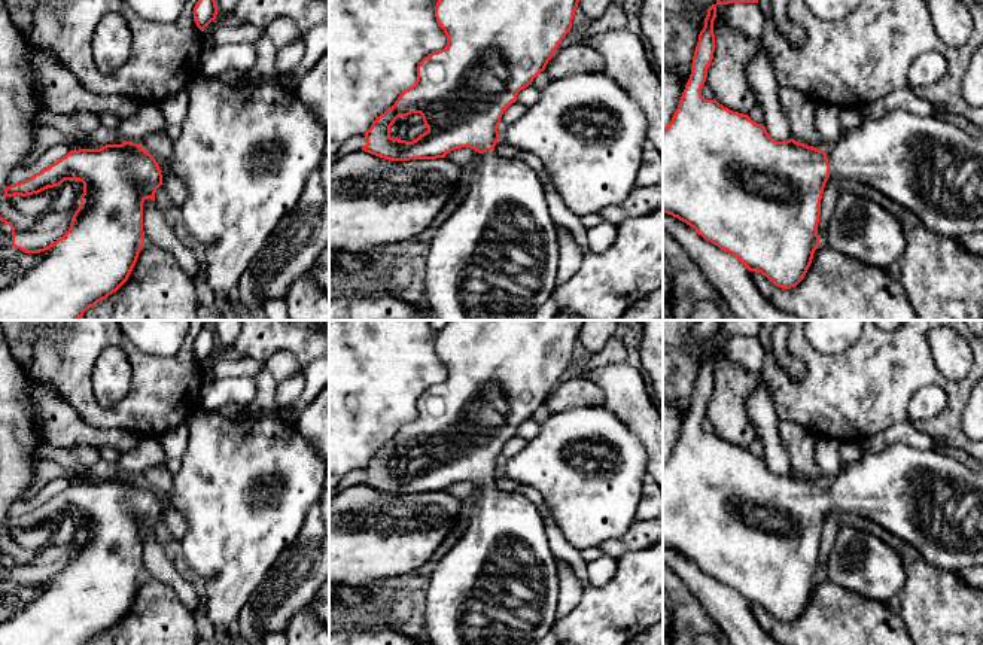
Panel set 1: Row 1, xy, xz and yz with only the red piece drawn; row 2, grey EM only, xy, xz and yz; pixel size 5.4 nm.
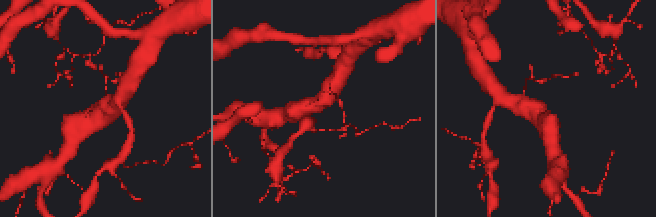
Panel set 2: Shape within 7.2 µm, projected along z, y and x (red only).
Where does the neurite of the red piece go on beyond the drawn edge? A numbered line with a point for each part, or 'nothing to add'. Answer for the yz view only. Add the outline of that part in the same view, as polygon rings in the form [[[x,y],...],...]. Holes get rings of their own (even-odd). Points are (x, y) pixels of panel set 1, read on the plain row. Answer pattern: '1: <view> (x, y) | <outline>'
1: yz (931, 501) | [[[895,444],[876,453],[867,451],[859,460],[843,465],[840,474],[830,478],[825,487],[830,498],[830,509],[833,512],[846,512],[877,523],[891,535],[895,535],[907,545],[914,547],[928,563],[952,572],[959,572],[968,568],[983,568],[983,471],[970,469],[965,463],[956,460],[947,451],[935,448],[922,450],[906,444]]]

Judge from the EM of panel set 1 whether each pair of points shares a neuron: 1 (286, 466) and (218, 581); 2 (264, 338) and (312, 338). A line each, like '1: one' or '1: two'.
1: one
2: one

